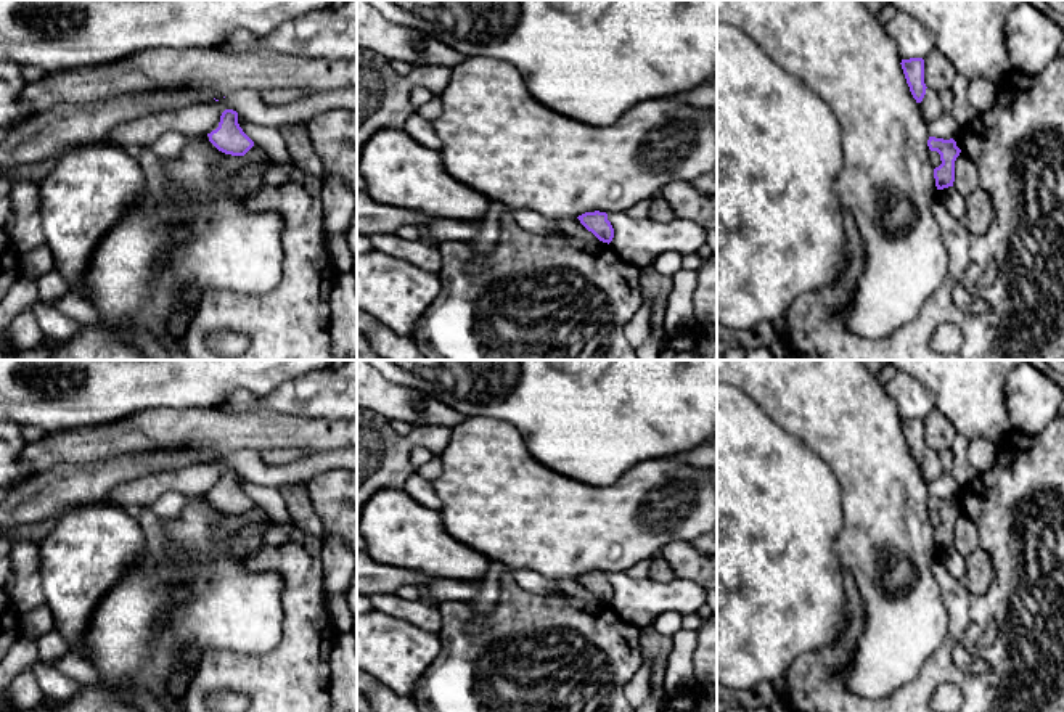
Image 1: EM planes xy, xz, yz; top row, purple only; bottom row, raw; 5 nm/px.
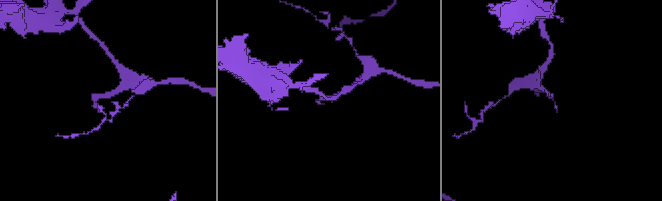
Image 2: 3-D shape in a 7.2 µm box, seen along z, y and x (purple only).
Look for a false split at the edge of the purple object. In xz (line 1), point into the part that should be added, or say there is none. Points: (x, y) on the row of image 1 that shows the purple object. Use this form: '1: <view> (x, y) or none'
1: none

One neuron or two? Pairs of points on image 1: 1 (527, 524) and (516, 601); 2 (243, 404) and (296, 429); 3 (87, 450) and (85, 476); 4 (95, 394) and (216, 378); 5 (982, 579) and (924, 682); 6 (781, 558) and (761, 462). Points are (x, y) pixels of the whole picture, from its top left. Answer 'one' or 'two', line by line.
1: two
2: two
3: two
4: one
5: two
6: one

